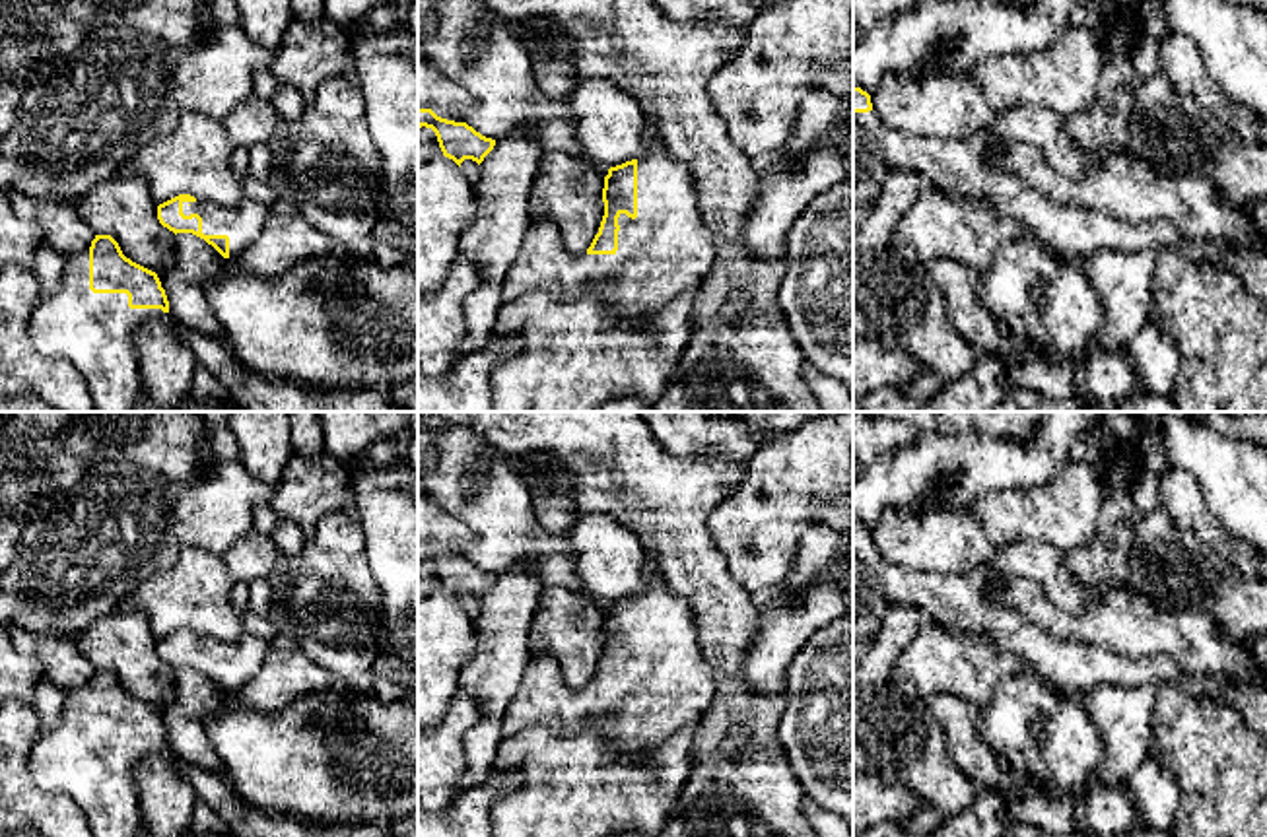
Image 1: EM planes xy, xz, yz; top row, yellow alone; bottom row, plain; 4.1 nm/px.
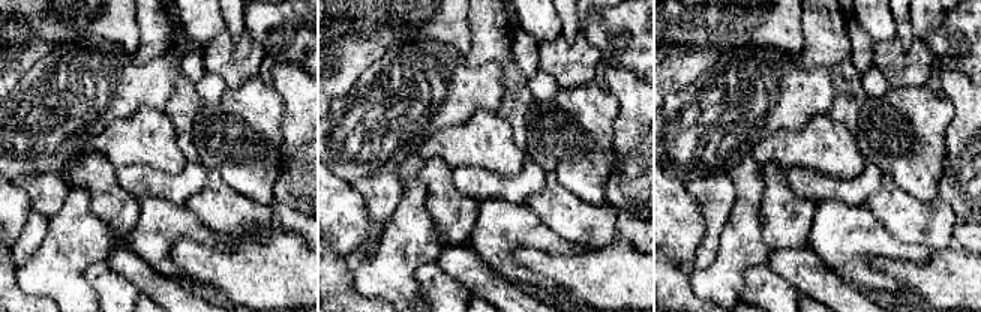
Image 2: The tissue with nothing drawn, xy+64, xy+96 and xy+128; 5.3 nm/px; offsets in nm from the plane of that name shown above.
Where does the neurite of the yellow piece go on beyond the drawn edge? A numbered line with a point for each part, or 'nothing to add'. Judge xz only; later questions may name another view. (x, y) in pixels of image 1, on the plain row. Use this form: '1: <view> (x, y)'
1: xz (665, 686)

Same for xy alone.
1: xy (94, 768)

